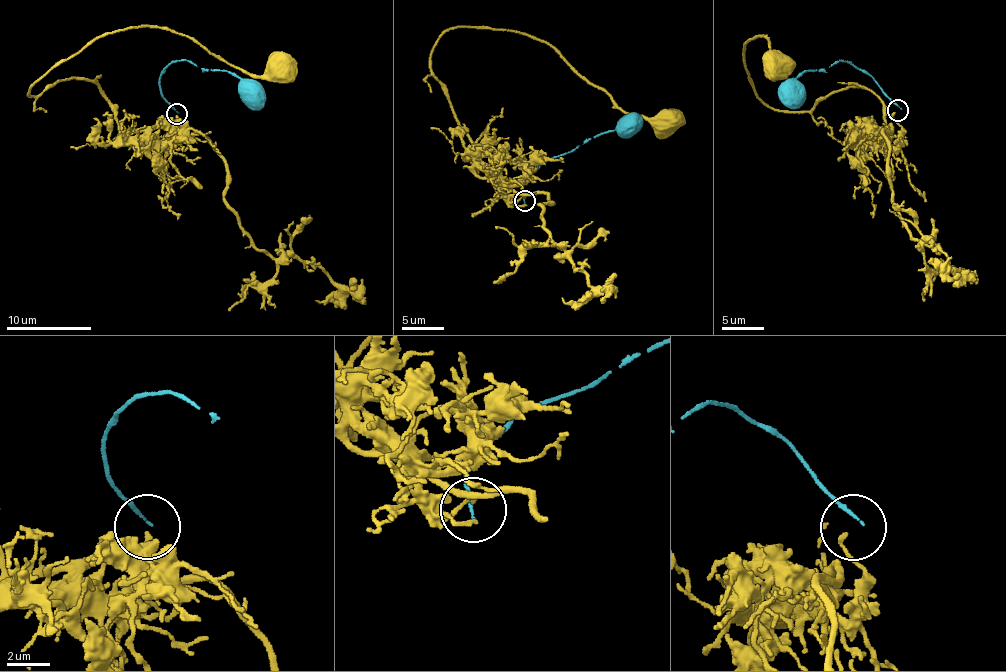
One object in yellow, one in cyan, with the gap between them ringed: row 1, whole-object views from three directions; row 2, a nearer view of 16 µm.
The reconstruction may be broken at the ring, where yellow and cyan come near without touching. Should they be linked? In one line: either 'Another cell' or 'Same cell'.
Another cell

